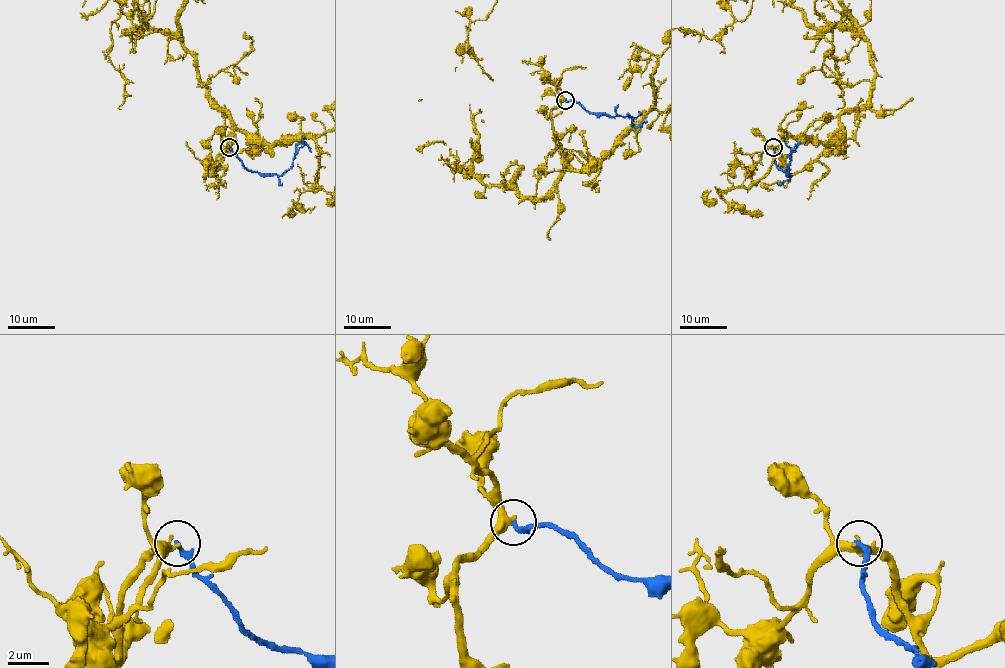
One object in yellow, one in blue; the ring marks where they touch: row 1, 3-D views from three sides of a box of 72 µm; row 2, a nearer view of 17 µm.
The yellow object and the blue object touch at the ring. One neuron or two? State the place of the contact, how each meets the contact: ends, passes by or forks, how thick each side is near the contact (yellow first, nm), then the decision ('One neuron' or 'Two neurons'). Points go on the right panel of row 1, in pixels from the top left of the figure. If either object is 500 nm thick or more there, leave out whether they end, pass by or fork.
Place: (773, 147). At the ring yellow passes by. At the ring blue ends. Thickness 360 nm (yellow) against 300 nm. Two neurons

